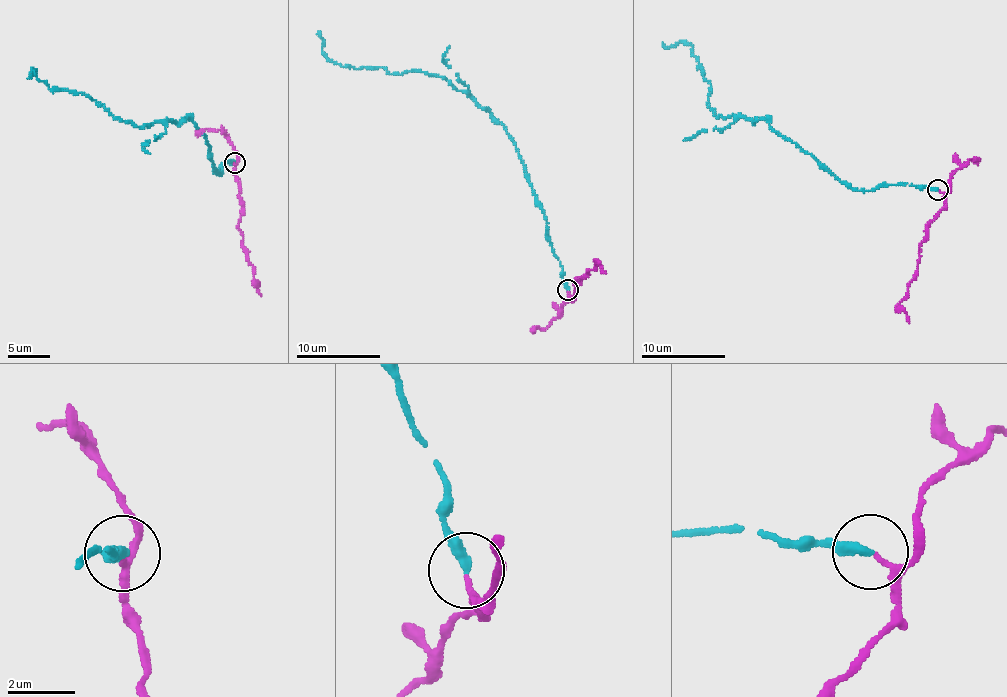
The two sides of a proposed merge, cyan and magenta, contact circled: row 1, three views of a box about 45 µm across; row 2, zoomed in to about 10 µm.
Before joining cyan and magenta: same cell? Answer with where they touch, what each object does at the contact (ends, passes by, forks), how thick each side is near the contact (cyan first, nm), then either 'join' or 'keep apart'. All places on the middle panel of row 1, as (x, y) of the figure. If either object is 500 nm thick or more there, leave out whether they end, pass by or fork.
(567, 290) | cyan ends | magenta passes by | 320/120 nm | join

